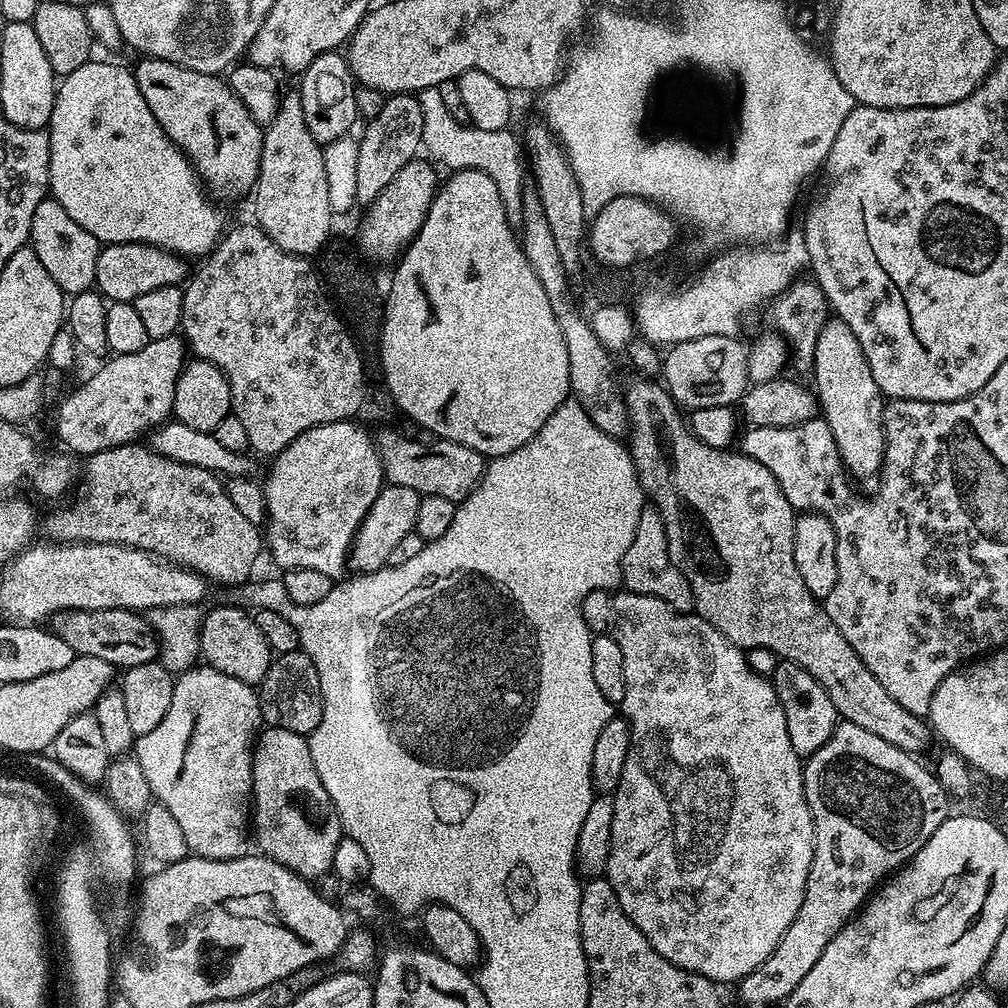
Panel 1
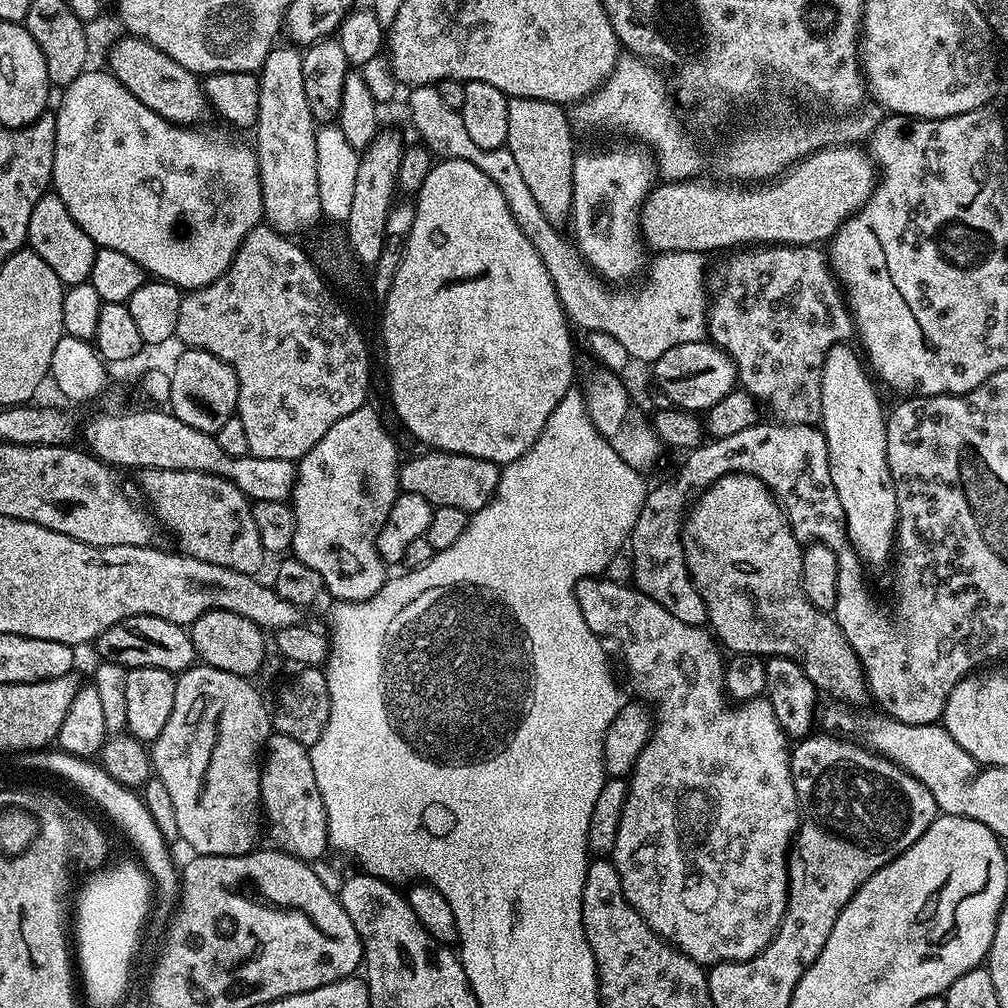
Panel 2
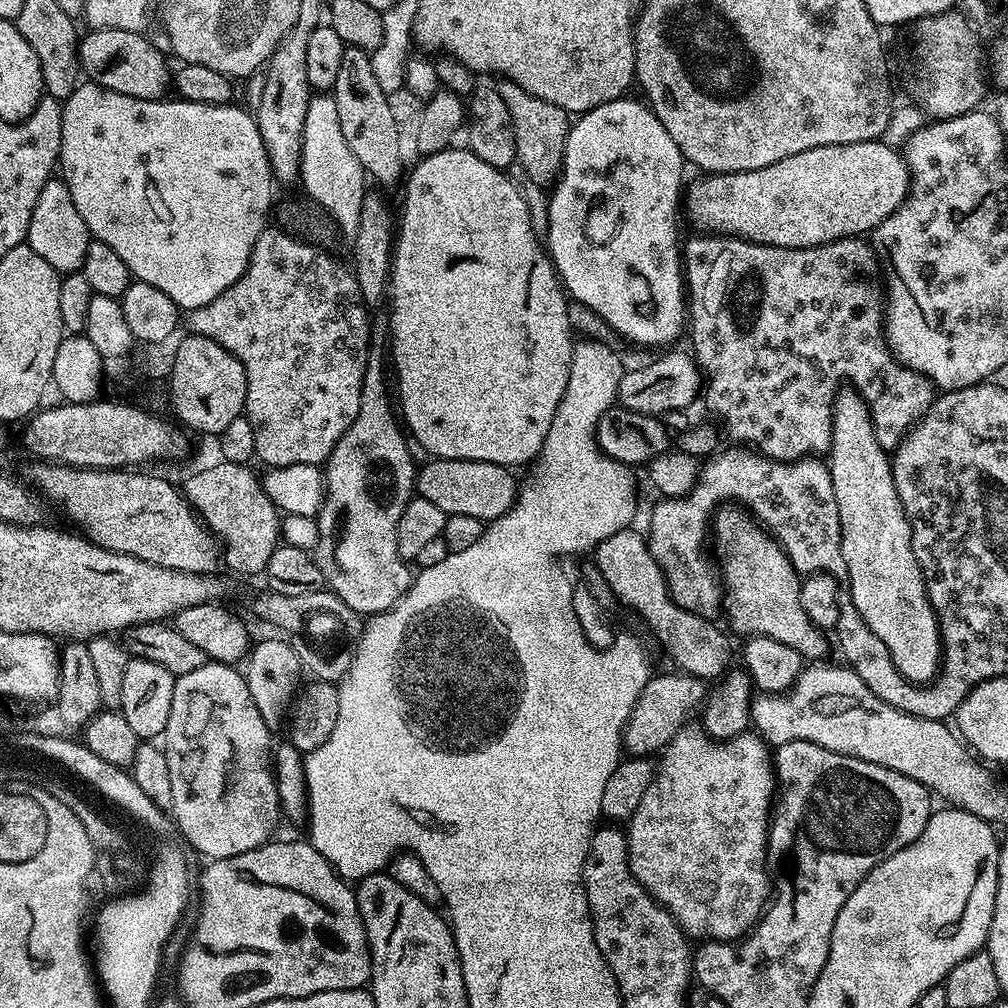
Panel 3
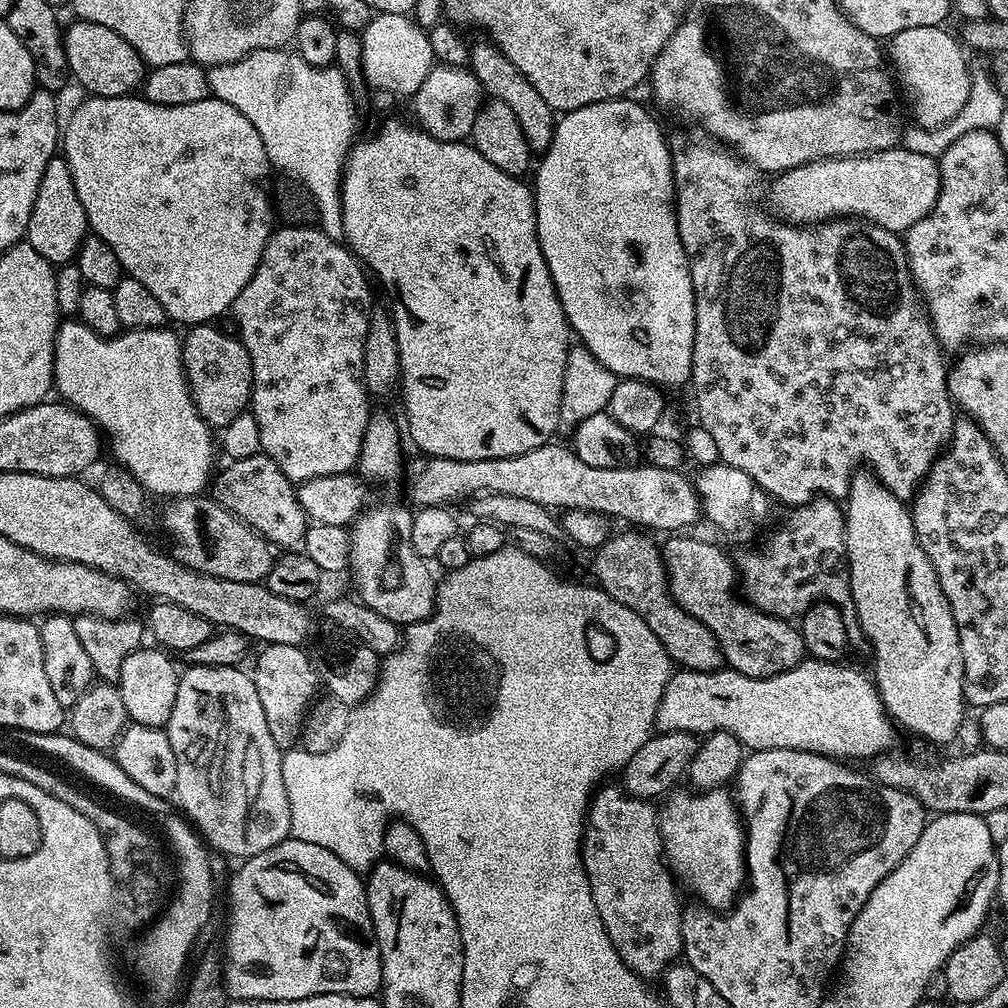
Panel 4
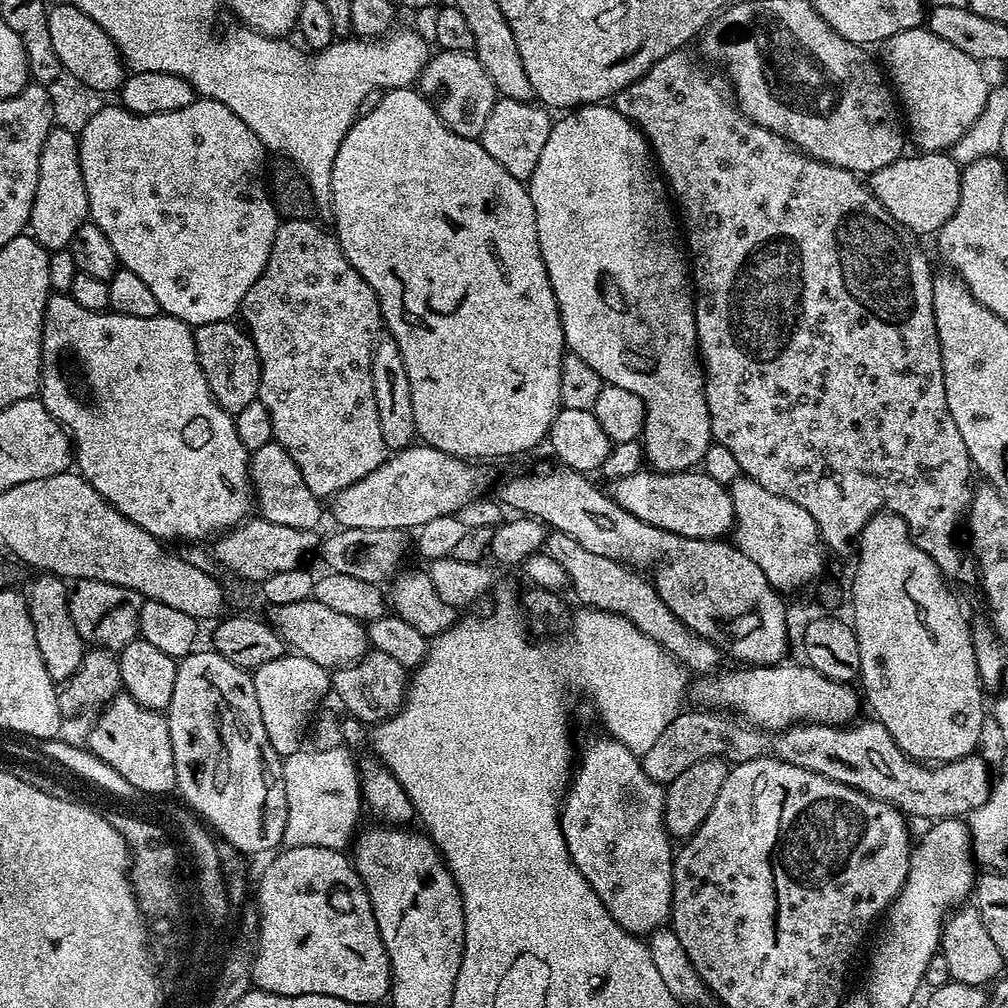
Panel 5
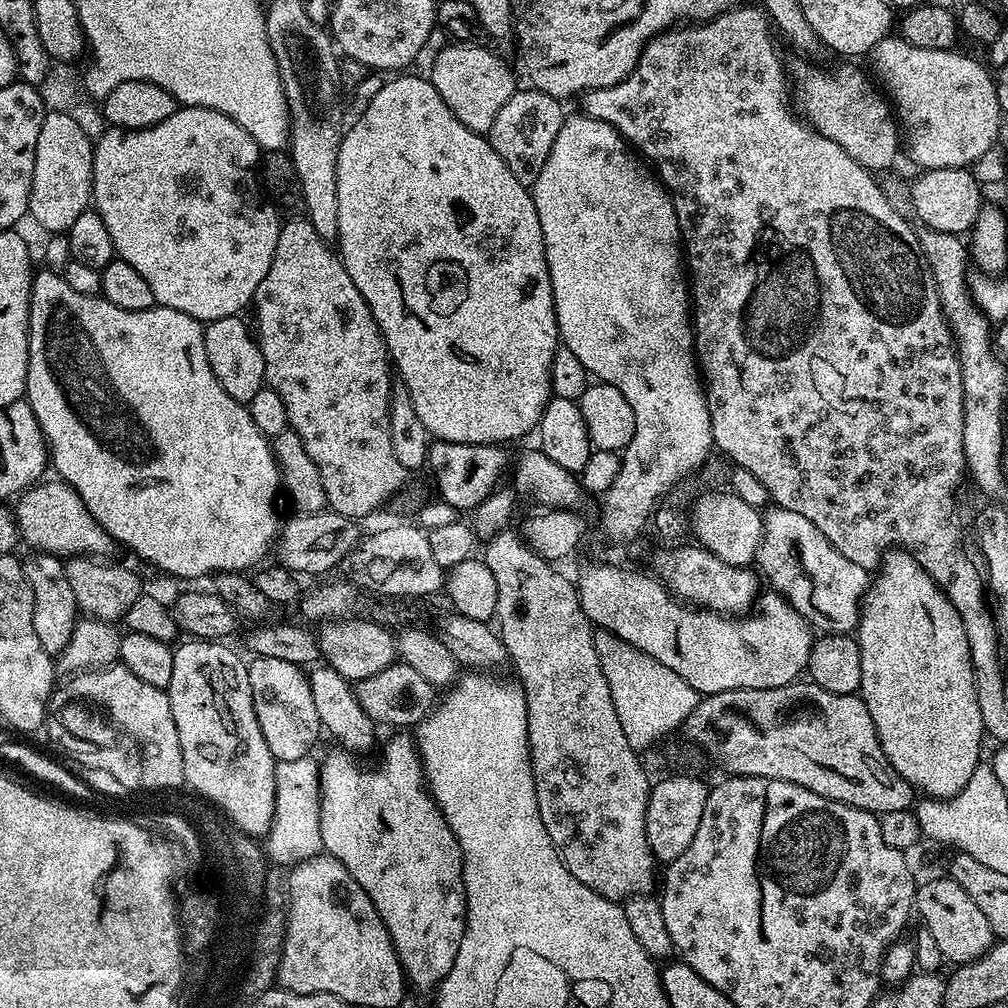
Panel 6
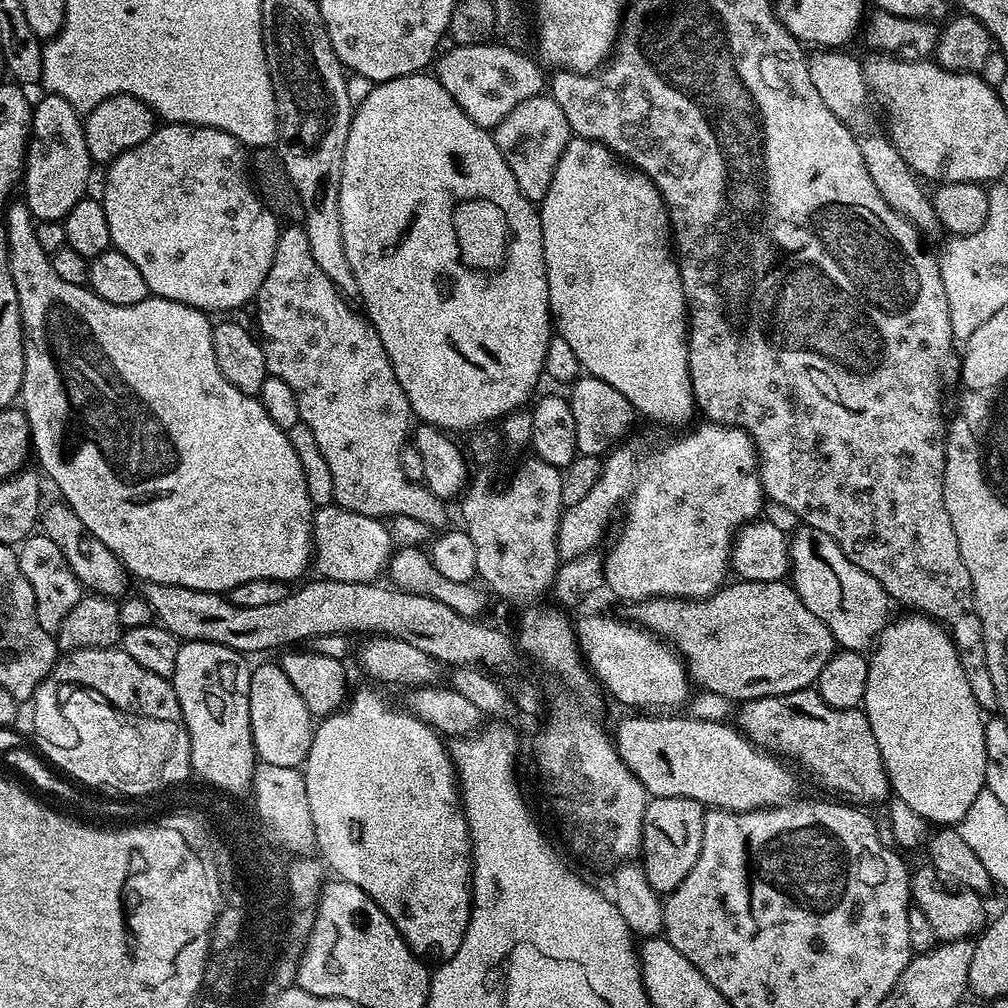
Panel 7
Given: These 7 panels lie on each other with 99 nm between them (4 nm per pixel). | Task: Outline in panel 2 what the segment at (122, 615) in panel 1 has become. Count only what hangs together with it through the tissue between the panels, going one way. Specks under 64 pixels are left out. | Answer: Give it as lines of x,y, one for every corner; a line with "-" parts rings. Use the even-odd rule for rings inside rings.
128,616
110,626
94,641
101,661
129,668
161,668
173,674
185,672
197,663
192,633
185,625
166,622
157,616

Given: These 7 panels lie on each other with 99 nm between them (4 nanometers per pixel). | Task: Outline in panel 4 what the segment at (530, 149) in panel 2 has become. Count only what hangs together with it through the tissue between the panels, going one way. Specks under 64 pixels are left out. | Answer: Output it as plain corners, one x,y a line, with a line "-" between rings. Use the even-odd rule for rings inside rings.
491,42
483,43
473,43
470,48
470,67
478,78
480,87
491,99
506,102
506,106
510,106
510,110
514,110
514,118
518,118
518,126
522,126
522,134
526,134
528,145
531,146
533,153
543,154
547,152
556,129
557,117
554,115
553,108
548,105
546,98
542,98
542,94
538,94
538,90
534,90
534,86
530,86
530,82
526,82
526,74
522,74
518,70
518,66
514,66
514,62
510,62
510,58
506,58
502,54
502,50
498,50
496,45

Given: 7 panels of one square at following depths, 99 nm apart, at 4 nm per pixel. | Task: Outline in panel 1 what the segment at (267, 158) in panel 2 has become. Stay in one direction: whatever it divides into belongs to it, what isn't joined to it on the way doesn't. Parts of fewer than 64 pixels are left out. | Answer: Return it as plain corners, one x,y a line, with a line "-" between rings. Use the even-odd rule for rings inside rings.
285,95
276,105
274,118
264,128
255,196
255,223
272,241
282,246
282,250
312,258
329,243
334,213
326,191
324,149
306,127
299,95

